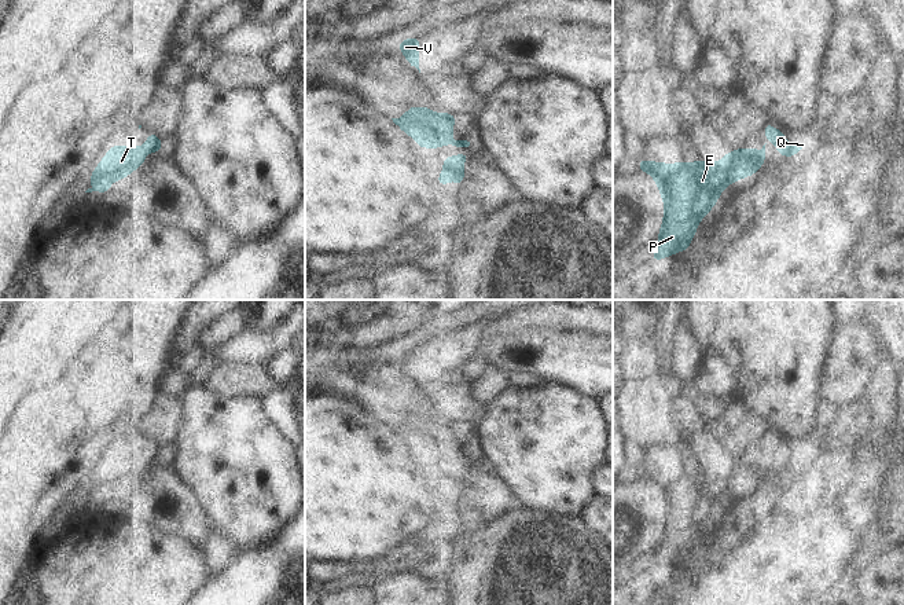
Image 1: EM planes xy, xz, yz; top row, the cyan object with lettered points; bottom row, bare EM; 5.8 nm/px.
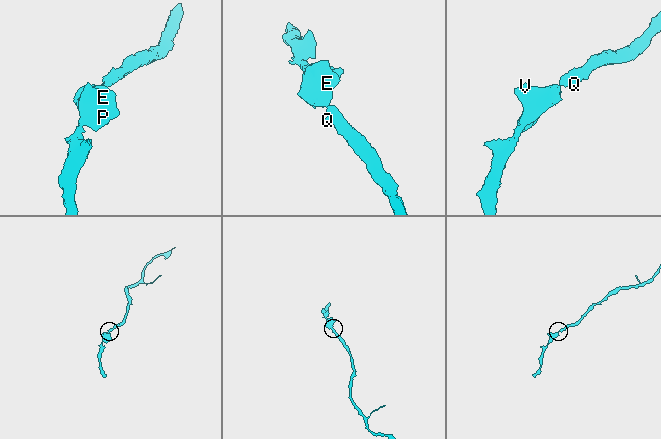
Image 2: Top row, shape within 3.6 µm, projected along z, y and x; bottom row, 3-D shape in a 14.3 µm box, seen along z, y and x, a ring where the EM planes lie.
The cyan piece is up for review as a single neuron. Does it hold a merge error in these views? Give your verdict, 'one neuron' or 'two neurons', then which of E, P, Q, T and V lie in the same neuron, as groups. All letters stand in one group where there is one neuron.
one neuron | E P Q T V

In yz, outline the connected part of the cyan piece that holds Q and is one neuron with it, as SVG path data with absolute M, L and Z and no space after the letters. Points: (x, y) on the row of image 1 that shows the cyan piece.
M769 122L764 124L764 133L767 143L771 142L776 146L778 155L786 155L786 158L793 158L798 151L806 147L805 142L787 143L786 136L779 128L773 128Z

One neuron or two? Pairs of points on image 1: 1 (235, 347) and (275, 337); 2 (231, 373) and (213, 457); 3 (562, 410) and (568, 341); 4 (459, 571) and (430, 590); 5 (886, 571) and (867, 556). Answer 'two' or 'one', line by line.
1: one
2: two
3: two
4: two
5: two

